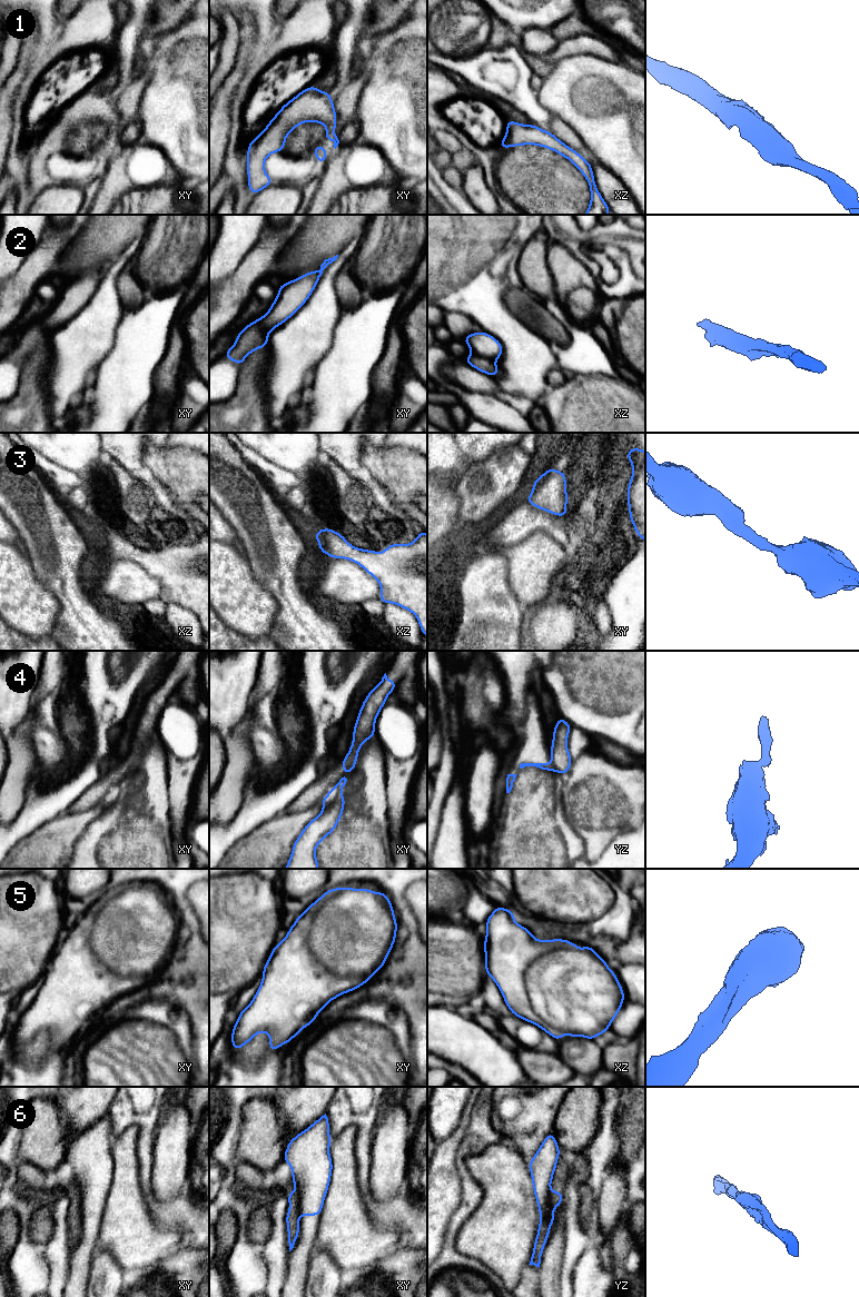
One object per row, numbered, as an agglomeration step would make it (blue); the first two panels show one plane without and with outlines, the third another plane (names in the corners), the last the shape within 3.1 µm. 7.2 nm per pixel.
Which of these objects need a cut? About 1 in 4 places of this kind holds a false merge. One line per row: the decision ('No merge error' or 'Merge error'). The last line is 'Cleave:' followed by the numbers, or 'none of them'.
1: No merge error
2: Merge error
3: No merge error
4: Merge error
5: No merge error
6: Merge error
Cleave: 2, 4, 6

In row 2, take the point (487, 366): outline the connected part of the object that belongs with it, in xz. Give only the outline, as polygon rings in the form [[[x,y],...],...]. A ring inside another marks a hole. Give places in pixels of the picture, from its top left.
[[[471,353],[465,359],[464,359],[471,367],[490,375],[491,377],[494,377],[495,375],[498,375],[498,368],[496,366],[495,360],[487,359],[485,357],[481,357],[478,355],[475,355]]]

